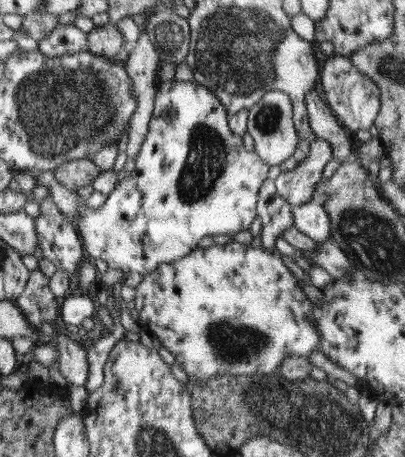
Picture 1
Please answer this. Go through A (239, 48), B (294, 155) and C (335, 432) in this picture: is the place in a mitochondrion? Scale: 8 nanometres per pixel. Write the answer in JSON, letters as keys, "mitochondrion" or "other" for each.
{"A":"mitochondrion","B":"other","C":"mitochondrion"}

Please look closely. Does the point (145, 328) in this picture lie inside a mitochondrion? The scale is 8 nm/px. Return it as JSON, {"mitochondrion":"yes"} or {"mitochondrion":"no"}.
{"mitochondrion":"no"}

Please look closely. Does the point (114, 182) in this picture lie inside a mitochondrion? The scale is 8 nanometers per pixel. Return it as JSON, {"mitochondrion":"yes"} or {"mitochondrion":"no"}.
{"mitochondrion":"no"}

